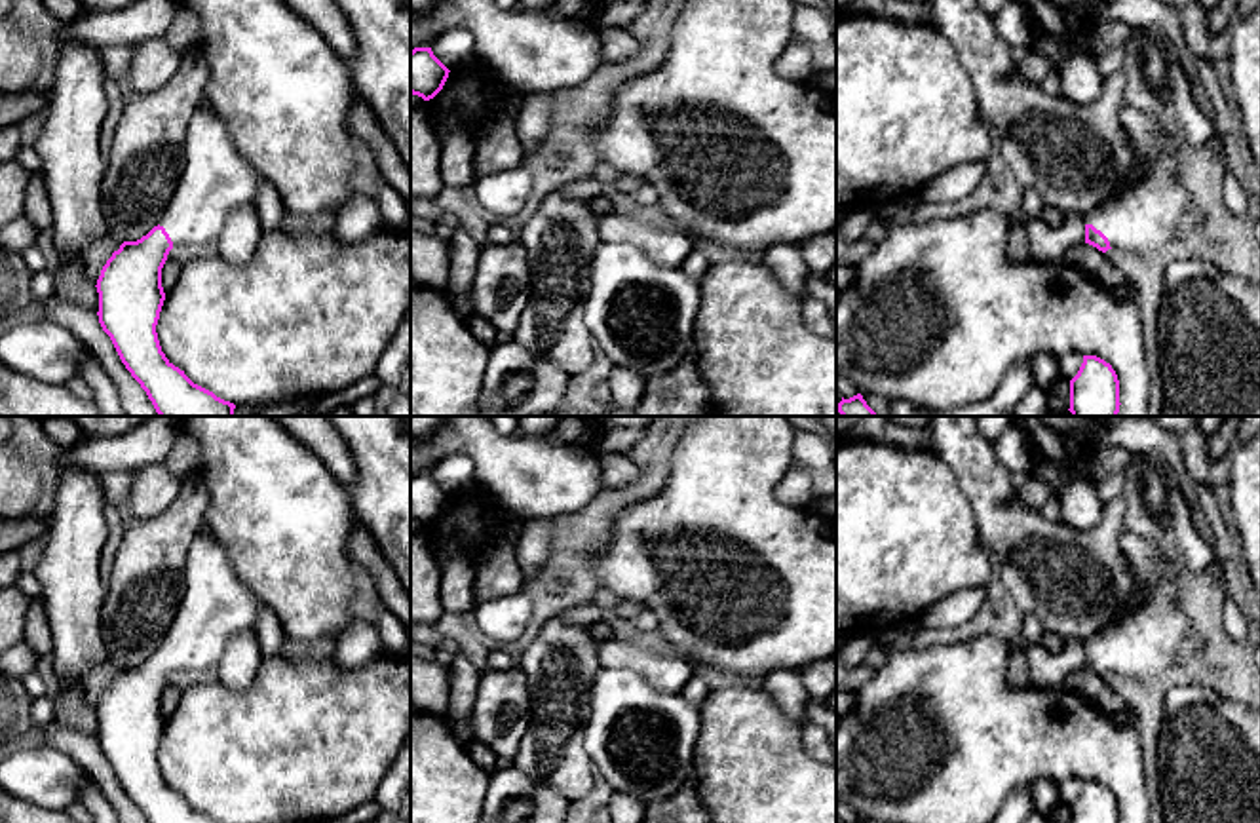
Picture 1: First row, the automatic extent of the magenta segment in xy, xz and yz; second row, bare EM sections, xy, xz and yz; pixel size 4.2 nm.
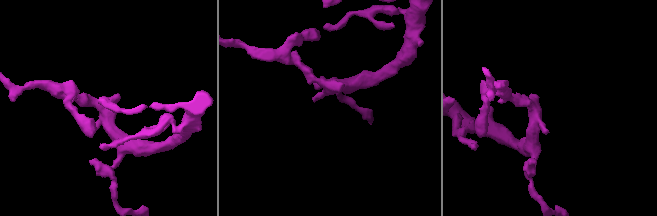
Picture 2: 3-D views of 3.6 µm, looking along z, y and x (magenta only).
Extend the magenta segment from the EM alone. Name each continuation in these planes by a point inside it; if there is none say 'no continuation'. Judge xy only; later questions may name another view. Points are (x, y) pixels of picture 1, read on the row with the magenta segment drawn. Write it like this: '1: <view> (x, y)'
1: xy (217, 179)

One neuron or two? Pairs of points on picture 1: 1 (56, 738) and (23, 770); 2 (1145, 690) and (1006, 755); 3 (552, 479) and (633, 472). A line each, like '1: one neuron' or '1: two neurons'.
1: two neurons
2: two neurons
3: two neurons

